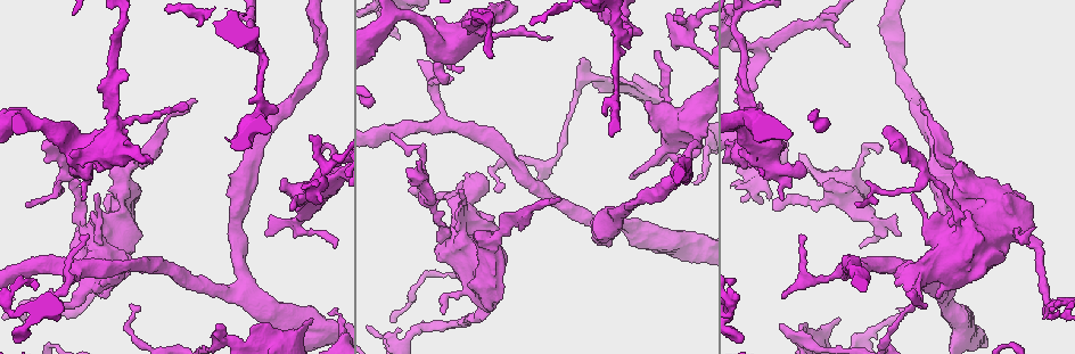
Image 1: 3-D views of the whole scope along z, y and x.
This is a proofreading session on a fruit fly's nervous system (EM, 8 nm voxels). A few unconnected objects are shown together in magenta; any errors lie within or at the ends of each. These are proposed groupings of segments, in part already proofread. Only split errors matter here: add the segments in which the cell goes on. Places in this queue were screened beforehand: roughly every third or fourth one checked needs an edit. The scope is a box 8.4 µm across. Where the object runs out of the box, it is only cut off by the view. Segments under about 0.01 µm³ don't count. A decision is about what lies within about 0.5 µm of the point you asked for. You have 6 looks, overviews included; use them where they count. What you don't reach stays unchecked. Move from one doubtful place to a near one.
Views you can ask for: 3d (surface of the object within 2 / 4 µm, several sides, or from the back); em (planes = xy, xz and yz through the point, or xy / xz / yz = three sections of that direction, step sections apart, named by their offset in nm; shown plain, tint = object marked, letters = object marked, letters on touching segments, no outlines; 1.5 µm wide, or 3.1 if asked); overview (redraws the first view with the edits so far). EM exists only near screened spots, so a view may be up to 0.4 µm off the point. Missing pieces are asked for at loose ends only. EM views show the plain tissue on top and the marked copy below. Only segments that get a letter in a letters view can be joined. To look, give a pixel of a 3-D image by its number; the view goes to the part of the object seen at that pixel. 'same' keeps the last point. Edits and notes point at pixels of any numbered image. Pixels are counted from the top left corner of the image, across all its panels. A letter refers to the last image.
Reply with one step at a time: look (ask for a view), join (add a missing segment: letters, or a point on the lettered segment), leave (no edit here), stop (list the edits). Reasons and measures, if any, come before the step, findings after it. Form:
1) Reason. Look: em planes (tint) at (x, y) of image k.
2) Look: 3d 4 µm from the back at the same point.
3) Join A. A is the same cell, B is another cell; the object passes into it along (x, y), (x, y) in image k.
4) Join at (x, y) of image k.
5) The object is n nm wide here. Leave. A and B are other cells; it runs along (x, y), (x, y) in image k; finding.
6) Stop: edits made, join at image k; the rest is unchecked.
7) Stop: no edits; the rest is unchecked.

An open end. Look: em planes (letters) at (445, 311) of image 1.

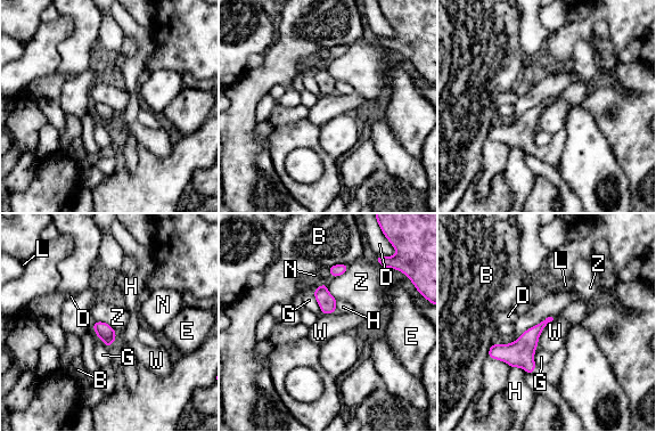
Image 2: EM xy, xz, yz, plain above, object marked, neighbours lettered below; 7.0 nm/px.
The longest contact is with Z, 380 nm. Leave. B, D, E, G, H, L, N, W and Z are other cells; none of them fits.

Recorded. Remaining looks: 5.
Look: em xz step 4 (letters) at (741, 151) of image 1.

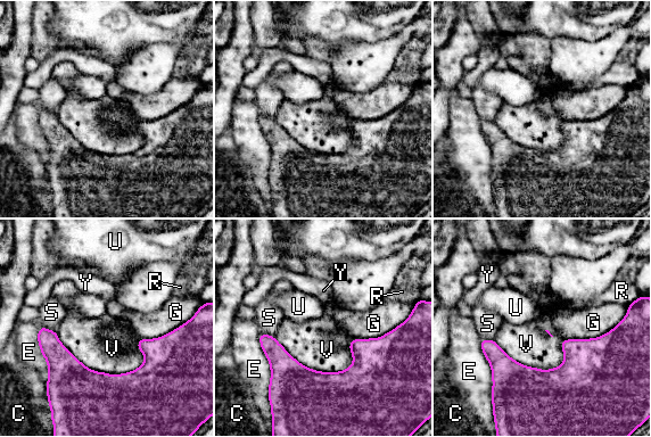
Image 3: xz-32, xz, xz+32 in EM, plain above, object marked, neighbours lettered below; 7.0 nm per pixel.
Look: em planes (letters) at the same point.

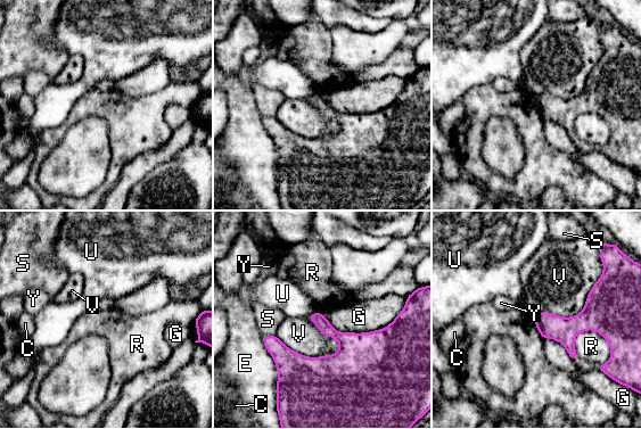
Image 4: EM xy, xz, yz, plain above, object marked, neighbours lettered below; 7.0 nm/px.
Leave. C, E, G, R, S, U, V and Y are other cells; a border runs along (276, 335), (307, 356), (339, 348) in image 4; none of them fits.

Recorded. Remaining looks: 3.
Tapers out. Look: 3d 2 µm at (561, 199) of image 1.

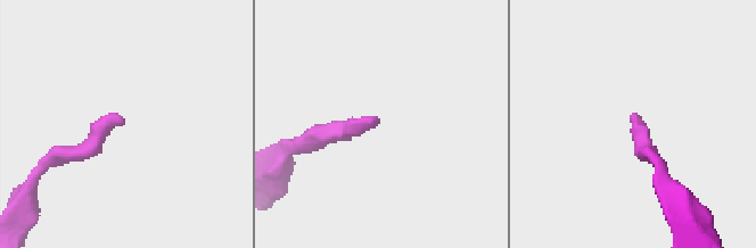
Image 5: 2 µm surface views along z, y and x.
Need the tissue. Look: em yz step 4 (letters) at (122, 119) of image 5.

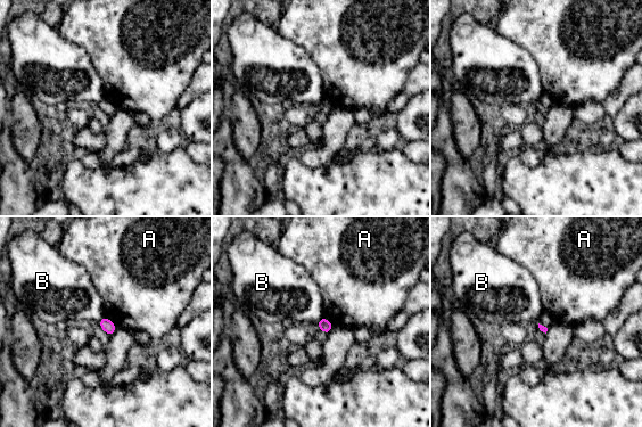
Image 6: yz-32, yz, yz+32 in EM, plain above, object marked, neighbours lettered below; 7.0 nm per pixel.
Leave. A and B are other cells; a border runs along (323, 315), (317, 323) in image 6; no lettered segment goes on from it.

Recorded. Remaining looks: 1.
Stop: no edits; the rest is unchecked.

